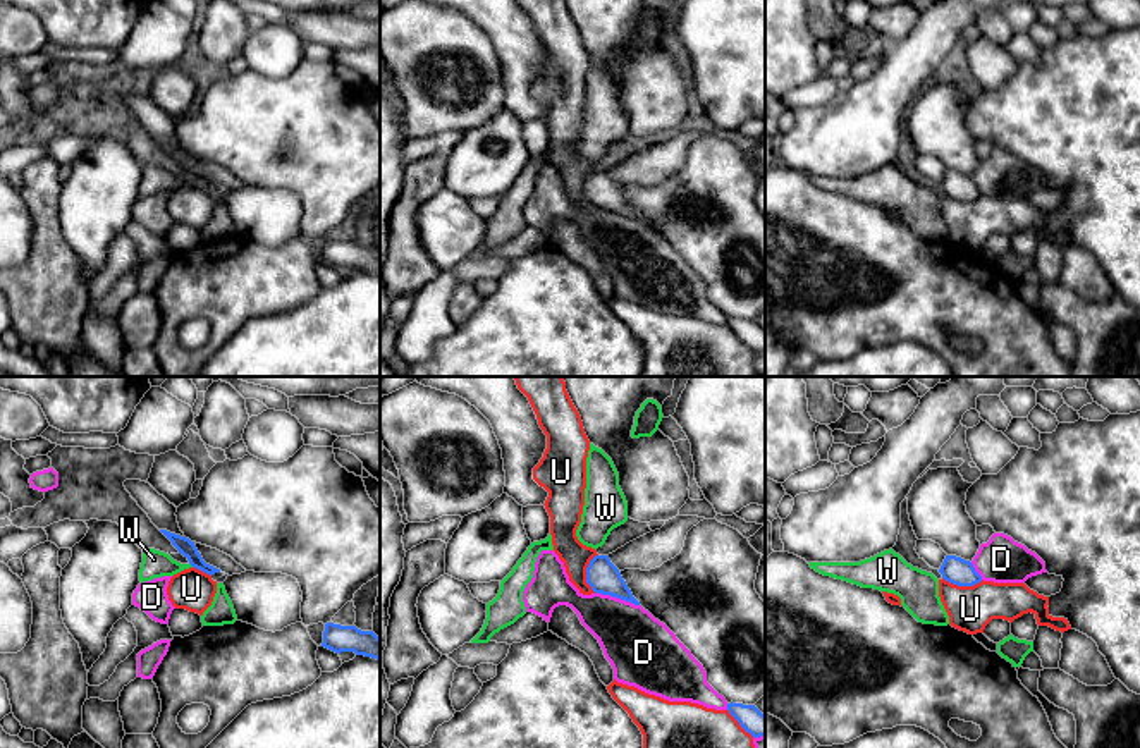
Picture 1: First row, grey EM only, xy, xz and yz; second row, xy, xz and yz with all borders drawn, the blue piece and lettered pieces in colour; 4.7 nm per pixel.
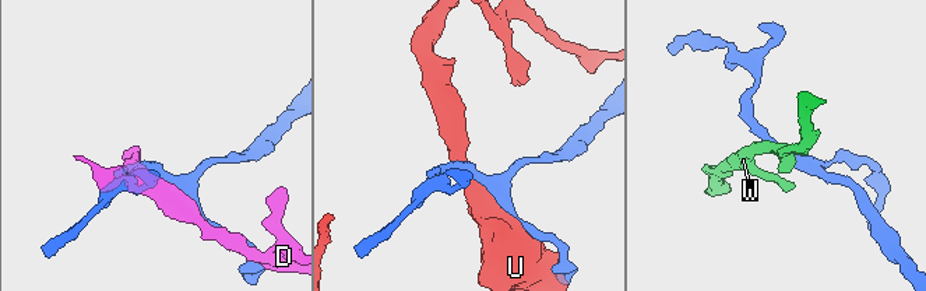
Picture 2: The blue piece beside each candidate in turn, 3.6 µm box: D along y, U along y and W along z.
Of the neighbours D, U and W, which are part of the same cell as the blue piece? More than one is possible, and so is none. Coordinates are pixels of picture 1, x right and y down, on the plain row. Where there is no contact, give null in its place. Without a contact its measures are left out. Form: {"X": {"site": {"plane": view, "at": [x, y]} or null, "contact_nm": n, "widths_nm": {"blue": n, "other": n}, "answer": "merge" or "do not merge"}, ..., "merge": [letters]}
{"D": {"site": {"plane": "xz", "at": [618, 212]}, "contact_nm": 220, "widths_nm": {"blue": 150, "other": 300}, "answer": "do not merge"}, "U": {"site": {"plane": "xz", "at": [587, 188]}, "contact_nm": 180, "widths_nm": {"blue": 150, "other": 130}, "answer": "do not merge"}, "W": {"site": {"plane": "xy", "at": [191, 179]}, "contact_nm": 30, "widths_nm": {"blue": 80, "other": 130}, "answer": "do not merge"}, "merge": []}

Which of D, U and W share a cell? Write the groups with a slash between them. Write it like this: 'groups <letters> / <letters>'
groups D / U / W

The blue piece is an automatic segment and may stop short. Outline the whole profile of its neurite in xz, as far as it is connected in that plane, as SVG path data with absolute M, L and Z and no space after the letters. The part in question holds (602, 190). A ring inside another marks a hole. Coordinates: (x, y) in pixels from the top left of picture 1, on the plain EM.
M595 170L590 175L586 182L586 198L595 208L610 210L640 220L609 170Z

